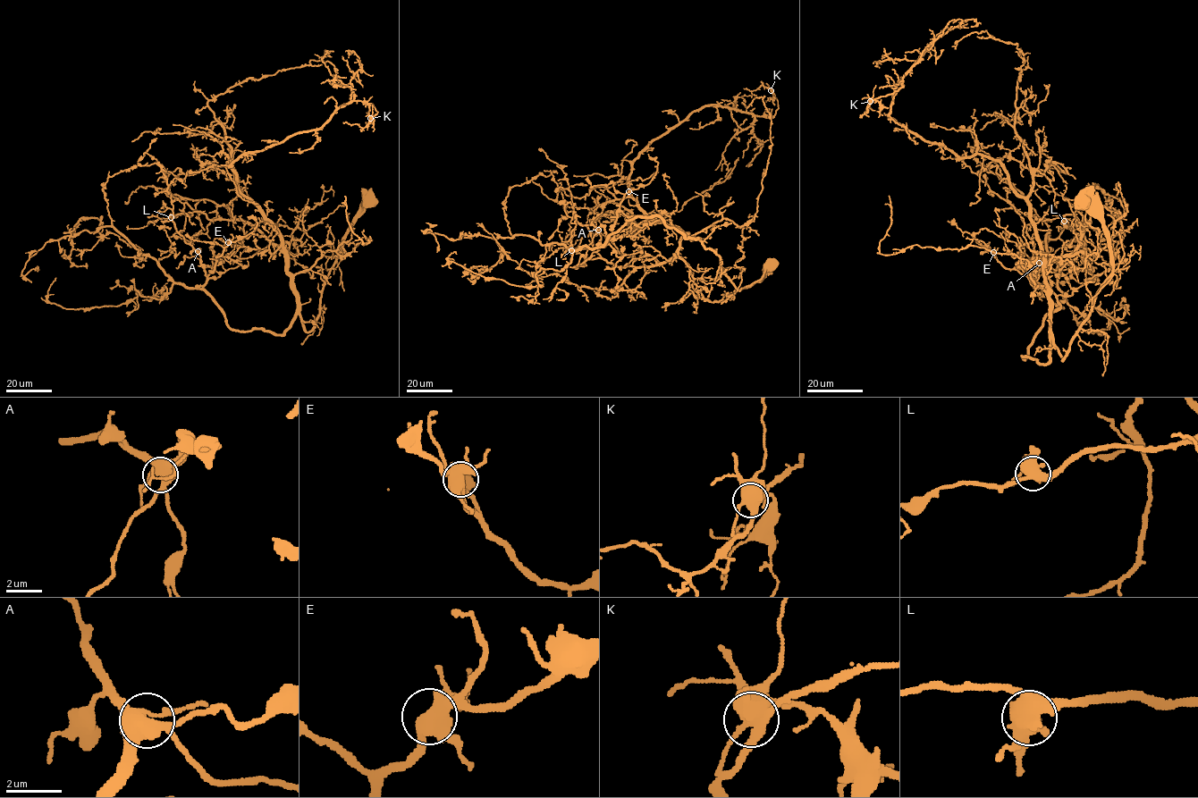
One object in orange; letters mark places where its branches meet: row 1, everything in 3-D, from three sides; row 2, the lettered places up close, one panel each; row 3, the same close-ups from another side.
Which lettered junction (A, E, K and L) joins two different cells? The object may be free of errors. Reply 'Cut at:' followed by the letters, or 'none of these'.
Cut at: K

